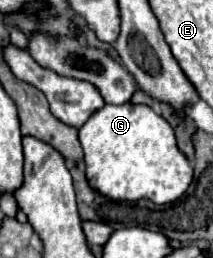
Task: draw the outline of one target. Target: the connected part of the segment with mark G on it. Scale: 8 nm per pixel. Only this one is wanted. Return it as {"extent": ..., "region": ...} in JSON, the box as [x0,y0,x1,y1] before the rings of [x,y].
{"extent":[78,105,192,203],"region":[[[104,105],[78,129],[78,139],[84,149],[88,183],[110,199],[174,203],[192,183],[192,167],[176,147],[174,129],[148,105]]]}

